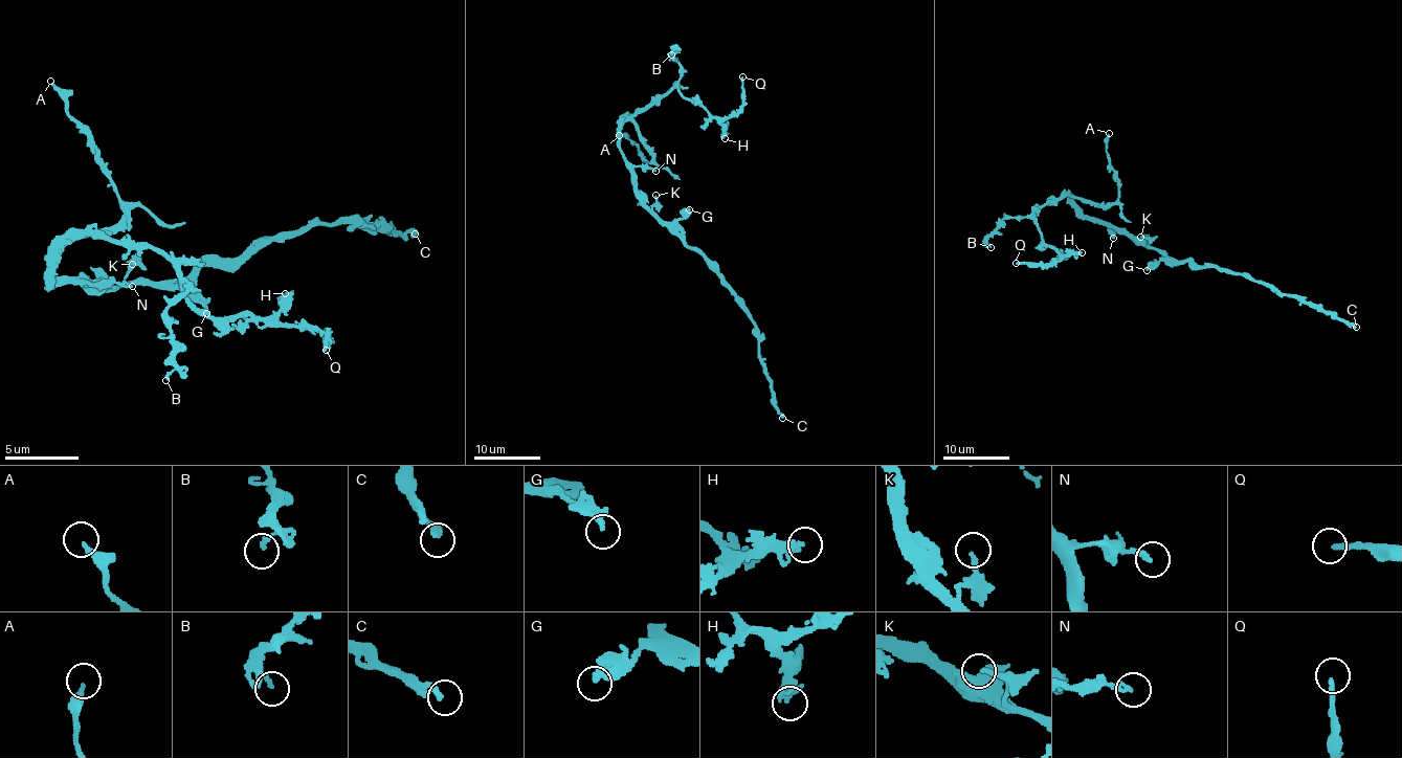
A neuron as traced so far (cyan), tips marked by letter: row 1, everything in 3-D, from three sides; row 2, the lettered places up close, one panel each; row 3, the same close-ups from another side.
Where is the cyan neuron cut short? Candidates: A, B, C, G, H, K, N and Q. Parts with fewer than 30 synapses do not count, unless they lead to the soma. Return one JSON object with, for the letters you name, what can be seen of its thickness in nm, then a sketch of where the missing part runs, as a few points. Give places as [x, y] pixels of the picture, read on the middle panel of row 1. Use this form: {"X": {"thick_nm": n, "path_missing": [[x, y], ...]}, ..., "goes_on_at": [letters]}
{"goes_on_at": []}

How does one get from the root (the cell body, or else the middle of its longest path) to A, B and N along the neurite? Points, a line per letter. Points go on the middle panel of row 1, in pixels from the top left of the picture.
A: (644, 197), (619, 145), (623, 124), (629, 120), (635, 125), (652, 156), (649, 162), (638, 145), (619, 135)
B: (644, 197), (621, 151), (619, 128), (677, 82), (681, 64), (671, 58), (674, 48), (671, 54)
N: (644, 197), (636, 186), (632, 169), (646, 166), (655, 171)

